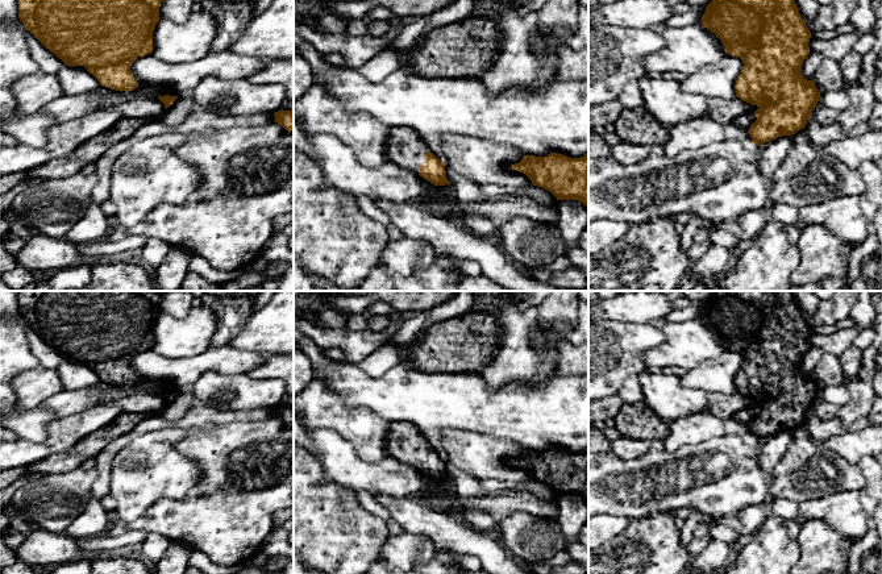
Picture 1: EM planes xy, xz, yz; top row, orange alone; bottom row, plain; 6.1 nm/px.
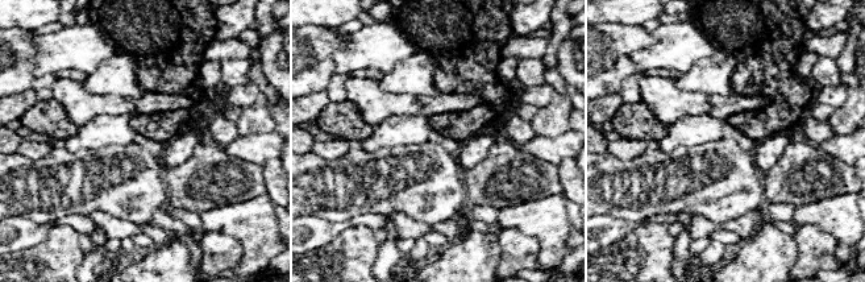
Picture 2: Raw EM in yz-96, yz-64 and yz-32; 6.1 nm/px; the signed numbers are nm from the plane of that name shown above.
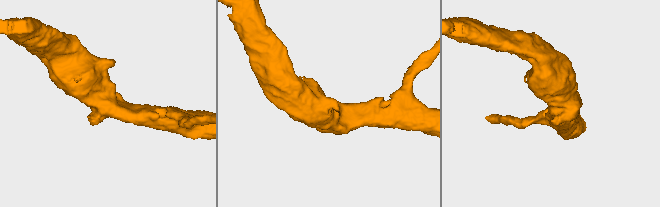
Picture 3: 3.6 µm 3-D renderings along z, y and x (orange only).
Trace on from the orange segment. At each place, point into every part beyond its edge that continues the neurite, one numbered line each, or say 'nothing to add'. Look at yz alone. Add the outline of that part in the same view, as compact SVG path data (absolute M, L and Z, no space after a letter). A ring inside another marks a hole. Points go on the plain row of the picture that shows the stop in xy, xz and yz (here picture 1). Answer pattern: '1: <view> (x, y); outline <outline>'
1: yz (744, 416); outline M745 408L736 412L732 417L744 425L749 425L750 420L757 415L757 411L752 408Z

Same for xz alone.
1: xz (406, 443); outline M404 421L390 423L386 444L388 456L419 469L427 446L429 444L416 425Z

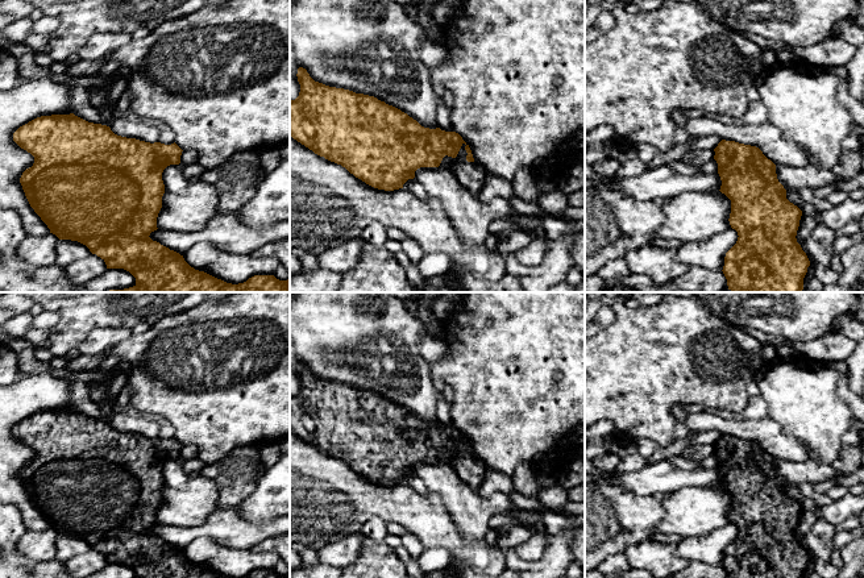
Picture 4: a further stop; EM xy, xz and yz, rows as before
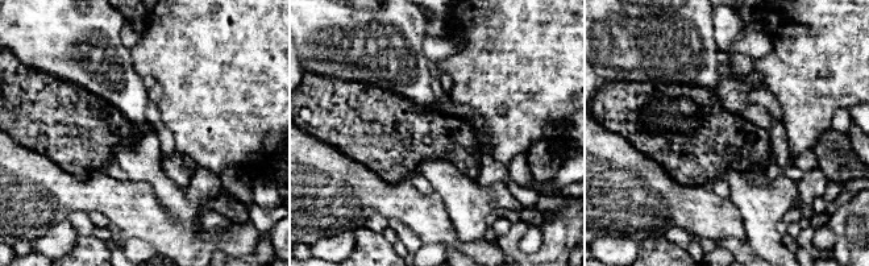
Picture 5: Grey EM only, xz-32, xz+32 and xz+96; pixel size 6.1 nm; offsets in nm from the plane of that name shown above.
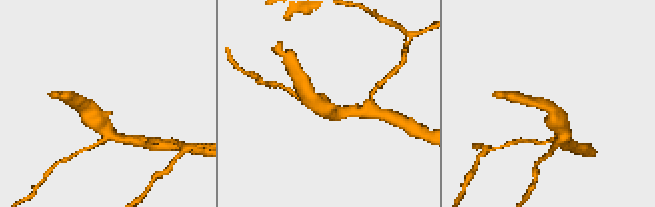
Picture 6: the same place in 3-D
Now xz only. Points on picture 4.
1: xz (470, 470); outline M457 456L453 461L453 469L456 470L458 478L466 483L470 488L478 491L483 477L487 471L487 466L483 461L475 457Z

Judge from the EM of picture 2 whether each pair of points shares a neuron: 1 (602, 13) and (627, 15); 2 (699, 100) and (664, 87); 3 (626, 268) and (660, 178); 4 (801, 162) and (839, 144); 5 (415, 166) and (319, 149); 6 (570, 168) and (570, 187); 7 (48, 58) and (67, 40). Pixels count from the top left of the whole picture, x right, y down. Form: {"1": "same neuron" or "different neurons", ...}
{"1": "same neuron", "2": "same neuron", "3": "different neurons", "4": "different neurons", "5": "different neurons", "6": "same neuron", "7": "same neuron"}

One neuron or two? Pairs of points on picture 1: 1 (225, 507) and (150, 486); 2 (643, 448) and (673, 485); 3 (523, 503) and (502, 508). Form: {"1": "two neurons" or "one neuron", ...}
{"1": "two neurons", "2": "two neurons", "3": "one neuron"}

